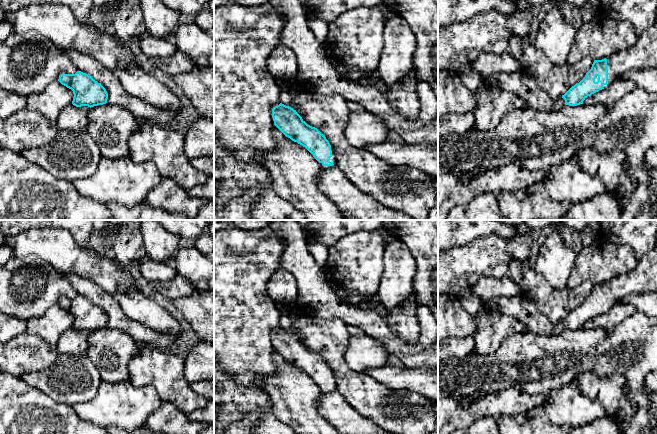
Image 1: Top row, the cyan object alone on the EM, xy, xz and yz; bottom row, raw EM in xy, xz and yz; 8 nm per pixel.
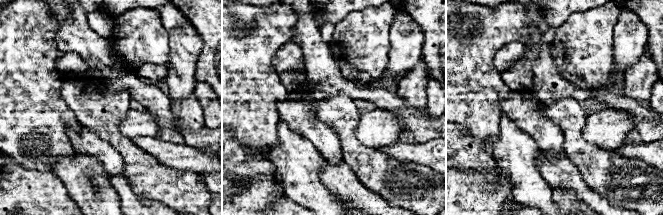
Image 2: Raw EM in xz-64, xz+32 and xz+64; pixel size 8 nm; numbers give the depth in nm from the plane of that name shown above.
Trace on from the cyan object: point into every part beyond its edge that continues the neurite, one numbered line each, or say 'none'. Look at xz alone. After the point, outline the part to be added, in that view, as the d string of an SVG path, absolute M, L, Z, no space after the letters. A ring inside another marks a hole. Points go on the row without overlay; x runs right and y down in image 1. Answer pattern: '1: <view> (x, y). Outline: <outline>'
1: xz (333, 383). Outline: M331 370L331 374L332 374L332 381L330 382L329 385L332 386L334 389L333 389L333 390L323 390L322 387L320 387L320 390L321 390L322 393L326 393L326 394L327 394L327 393L330 393L330 392L332 392L332 391L334 391L334 390L337 390L337 384L336 384L335 377L334 377L334 374L333 374L333 371L332 371L332 370Z

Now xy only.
none

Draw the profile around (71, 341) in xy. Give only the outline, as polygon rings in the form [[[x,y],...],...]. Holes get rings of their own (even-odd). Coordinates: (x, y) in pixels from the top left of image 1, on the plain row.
[[[72,327],[67,329],[59,338],[56,347],[59,354],[83,354],[88,349],[88,335],[90,331],[76,331]]]

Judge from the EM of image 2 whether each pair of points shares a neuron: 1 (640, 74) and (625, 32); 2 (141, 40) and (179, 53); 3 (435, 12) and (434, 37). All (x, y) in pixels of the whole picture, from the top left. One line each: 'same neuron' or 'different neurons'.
1: different neurons
2: different neurons
3: same neuron

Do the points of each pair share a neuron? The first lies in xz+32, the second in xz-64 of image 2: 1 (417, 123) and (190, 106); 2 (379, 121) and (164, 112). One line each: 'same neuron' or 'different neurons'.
1: same neuron
2: different neurons

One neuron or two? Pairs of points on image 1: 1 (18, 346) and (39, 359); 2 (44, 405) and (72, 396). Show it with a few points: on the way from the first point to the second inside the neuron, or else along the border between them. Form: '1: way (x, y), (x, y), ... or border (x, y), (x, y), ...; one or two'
1: way (23, 351), (34, 354); one
2: border (36, 388), (52, 399), (72, 406); two

